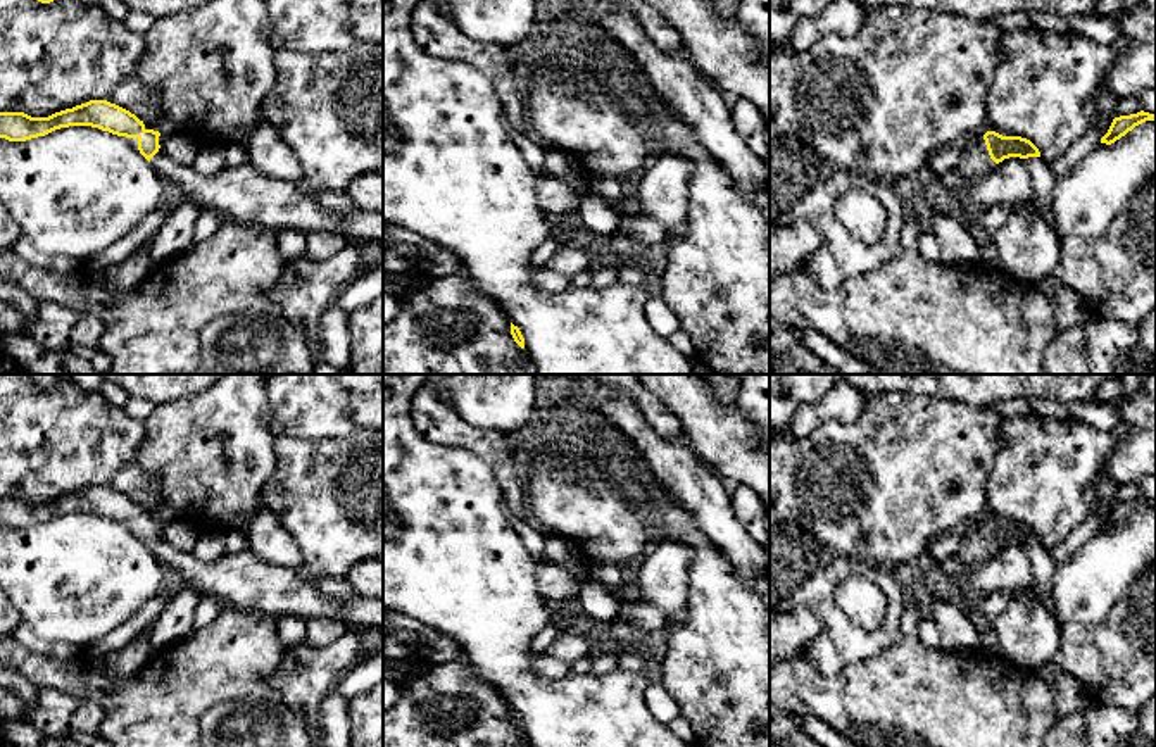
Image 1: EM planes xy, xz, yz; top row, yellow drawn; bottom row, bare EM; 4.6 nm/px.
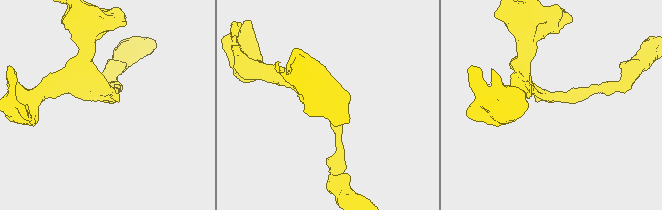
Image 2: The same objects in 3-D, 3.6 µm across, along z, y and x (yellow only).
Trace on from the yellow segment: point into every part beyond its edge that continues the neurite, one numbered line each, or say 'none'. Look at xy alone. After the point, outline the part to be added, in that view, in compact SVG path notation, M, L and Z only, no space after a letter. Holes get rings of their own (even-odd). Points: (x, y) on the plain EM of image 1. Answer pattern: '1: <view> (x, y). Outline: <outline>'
1: xy (244, 582). Outline: M160 535L150 550L167 568L173 585L212 595L223 607L271 614L278 619L335 619L349 628L383 630L383 599L354 595L350 600L331 600L300 571L264 562L250 550L202 562L192 552L174 549Z

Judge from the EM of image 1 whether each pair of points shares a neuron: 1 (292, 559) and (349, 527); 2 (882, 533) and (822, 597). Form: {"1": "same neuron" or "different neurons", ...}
{"1": "different neurons", "2": "different neurons"}

